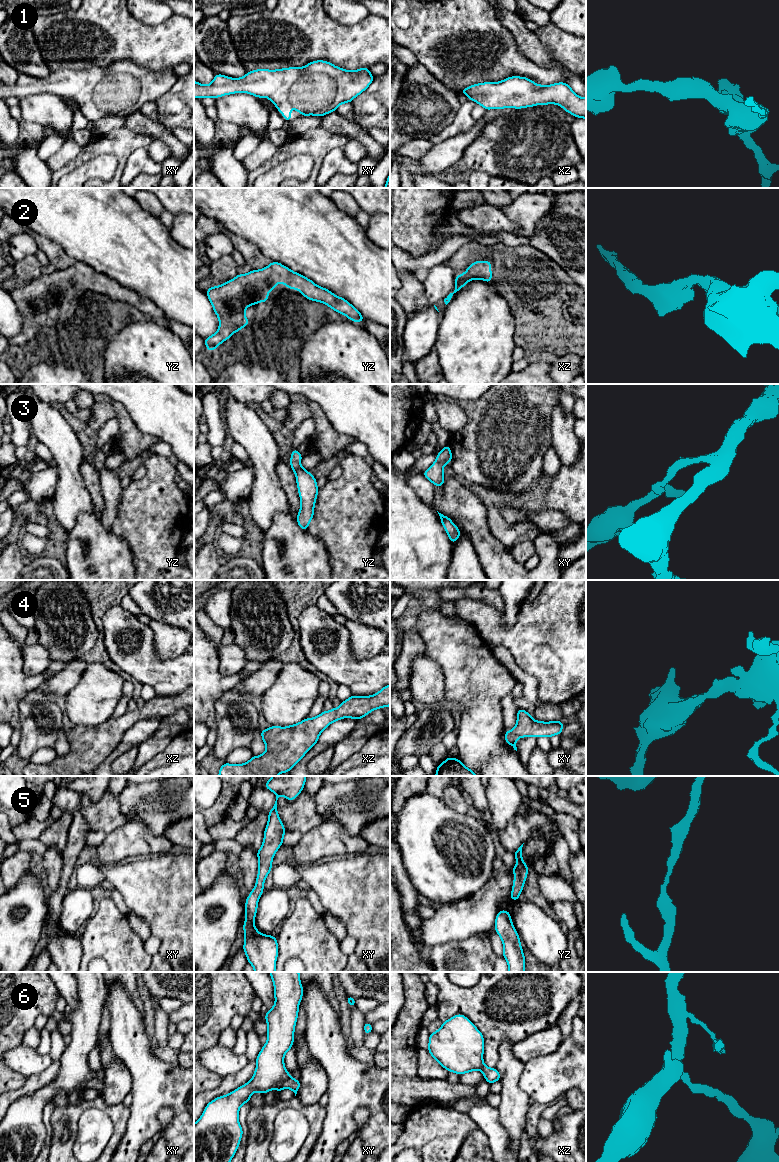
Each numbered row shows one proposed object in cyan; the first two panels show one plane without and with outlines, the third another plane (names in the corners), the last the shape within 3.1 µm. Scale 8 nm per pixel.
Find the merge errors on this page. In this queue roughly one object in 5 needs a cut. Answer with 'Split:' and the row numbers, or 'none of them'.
Split: none of them

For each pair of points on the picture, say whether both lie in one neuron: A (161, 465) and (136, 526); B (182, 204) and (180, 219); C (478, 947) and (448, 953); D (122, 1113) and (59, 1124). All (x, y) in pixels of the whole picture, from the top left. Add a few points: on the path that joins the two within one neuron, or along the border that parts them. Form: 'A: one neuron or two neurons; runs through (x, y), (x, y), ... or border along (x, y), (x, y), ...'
A: one neuron; runs through (160, 480), (155, 507), (151, 511)
B: two neurons; border along (183, 212), (178, 212), (174, 215)
C: one neuron; runs through (471, 953), (455, 953)
D: one neuron; runs through (106, 1109), (100, 1104), (86, 1104), (75, 1110)

